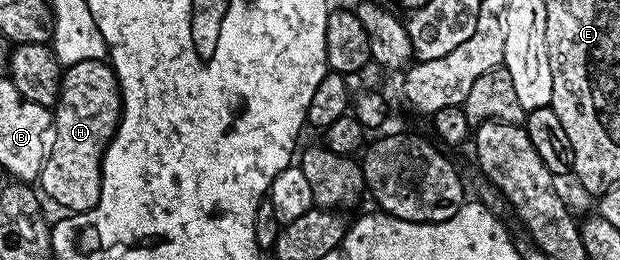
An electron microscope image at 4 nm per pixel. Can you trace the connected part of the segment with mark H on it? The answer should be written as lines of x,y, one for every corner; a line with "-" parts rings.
104,59
78,61
64,67
60,76
60,97
54,108
54,134
50,139
48,155
44,158
44,167
40,170
38,187
45,196
49,195
54,202
68,213
89,211
98,205
100,200
100,166
106,149
120,124
120,86
112,71
111,62

